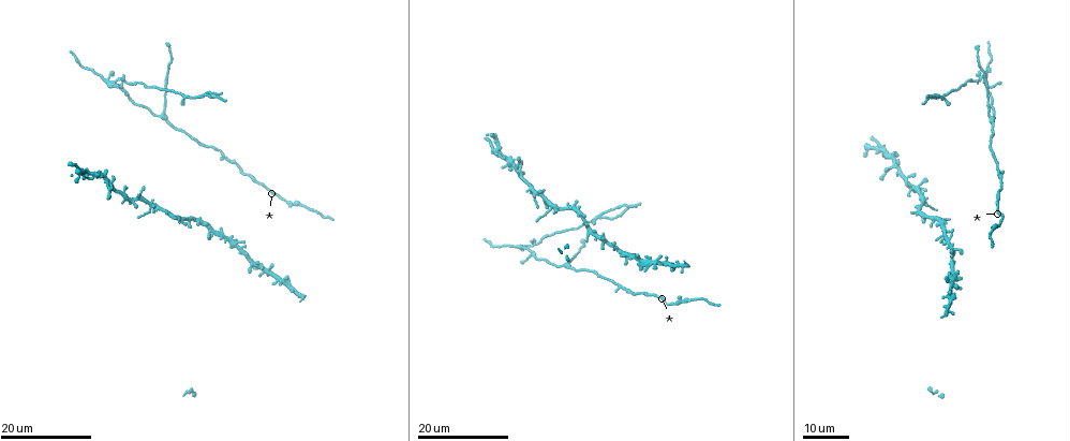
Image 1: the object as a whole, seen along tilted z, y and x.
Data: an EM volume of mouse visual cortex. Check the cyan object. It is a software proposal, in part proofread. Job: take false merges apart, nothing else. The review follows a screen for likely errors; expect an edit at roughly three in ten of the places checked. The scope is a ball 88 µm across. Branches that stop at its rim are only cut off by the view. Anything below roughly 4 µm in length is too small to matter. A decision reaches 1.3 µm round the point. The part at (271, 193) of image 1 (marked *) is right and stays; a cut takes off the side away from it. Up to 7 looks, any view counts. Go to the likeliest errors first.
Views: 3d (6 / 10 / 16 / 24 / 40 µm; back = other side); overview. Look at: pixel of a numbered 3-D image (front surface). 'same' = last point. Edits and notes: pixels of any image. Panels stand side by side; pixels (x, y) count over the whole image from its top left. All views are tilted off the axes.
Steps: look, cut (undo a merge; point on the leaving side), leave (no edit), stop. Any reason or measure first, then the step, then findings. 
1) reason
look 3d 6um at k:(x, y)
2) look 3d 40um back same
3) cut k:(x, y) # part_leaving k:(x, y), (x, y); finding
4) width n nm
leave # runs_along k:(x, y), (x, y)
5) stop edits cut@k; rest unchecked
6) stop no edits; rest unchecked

four-way junction
look 3d 16um at 1:(150, 206)

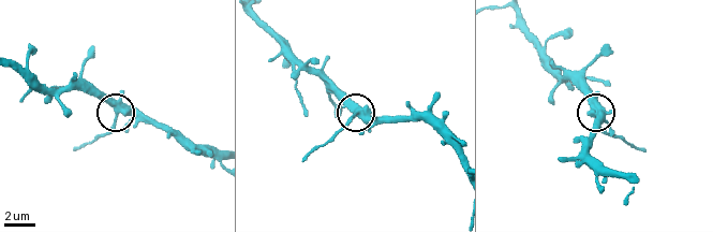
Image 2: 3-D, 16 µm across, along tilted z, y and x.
closer look
look 3d 6um at 2:(116, 115)

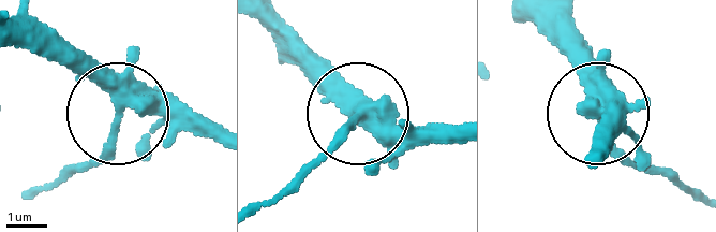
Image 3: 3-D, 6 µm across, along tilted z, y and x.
width 370 nm
leave # runs_along 3:(457, 129), (354, 125), (281, 197); continuous, no second neuron

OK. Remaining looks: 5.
arms part here
look 3d 24um at 1:(565, 265)

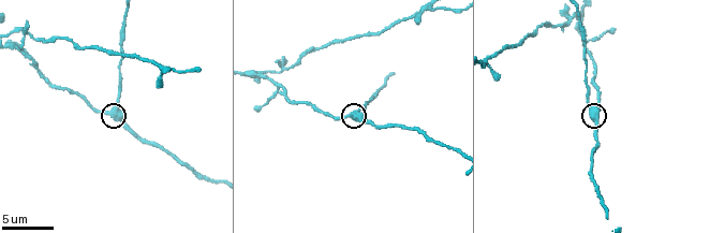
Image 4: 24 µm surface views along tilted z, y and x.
look 3d 10um at 4:(593, 109)

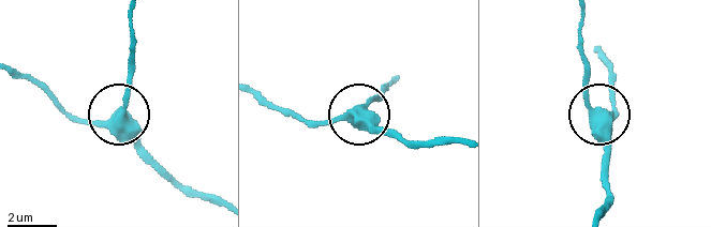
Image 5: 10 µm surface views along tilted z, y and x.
side_arm 19 um
leave # runs_along 5:(221, 207), (191, 192), (120, 114), (132, 39); continuous, no second neuron

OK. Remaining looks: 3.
a fork
look 3d 16um at 1:(231, 240)

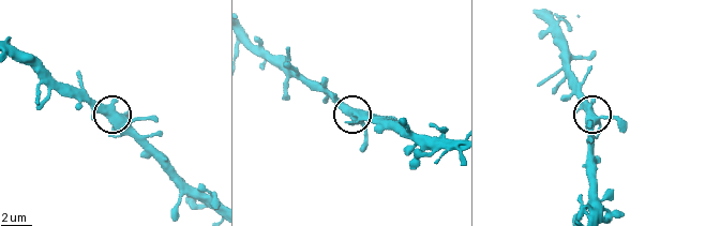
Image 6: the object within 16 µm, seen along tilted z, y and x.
look 3d 6um at 6:(110, 115)

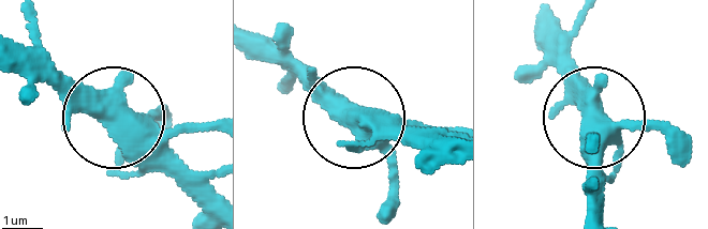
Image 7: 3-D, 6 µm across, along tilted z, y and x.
leave # one neuron here

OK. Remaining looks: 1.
stop no edits; rest unchecked

